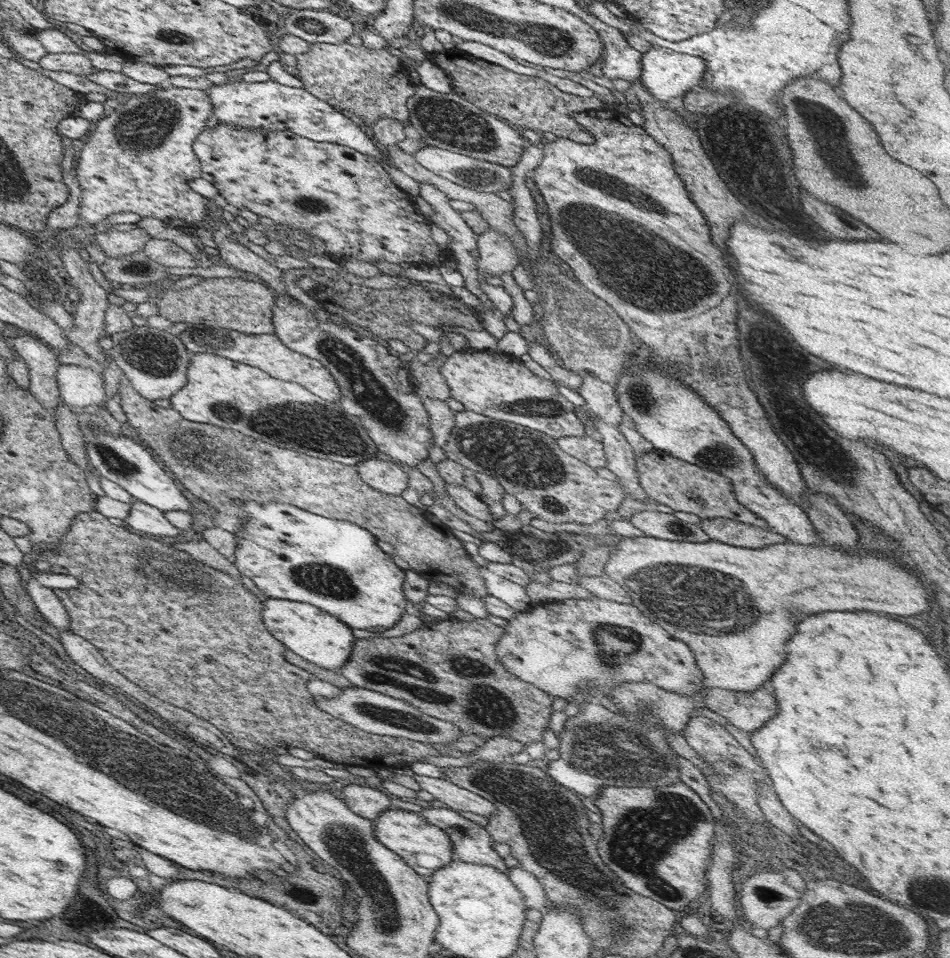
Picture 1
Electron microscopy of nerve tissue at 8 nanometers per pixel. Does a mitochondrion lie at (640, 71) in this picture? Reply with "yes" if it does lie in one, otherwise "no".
no

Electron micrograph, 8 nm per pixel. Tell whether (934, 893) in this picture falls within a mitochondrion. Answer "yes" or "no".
yes

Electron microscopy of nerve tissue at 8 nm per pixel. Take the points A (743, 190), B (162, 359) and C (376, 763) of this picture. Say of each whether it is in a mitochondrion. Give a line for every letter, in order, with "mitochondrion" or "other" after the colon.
A: mitochondrion
B: mitochondrion
C: other

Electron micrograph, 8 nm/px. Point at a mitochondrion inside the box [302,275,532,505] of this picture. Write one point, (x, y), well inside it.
(367, 391)

